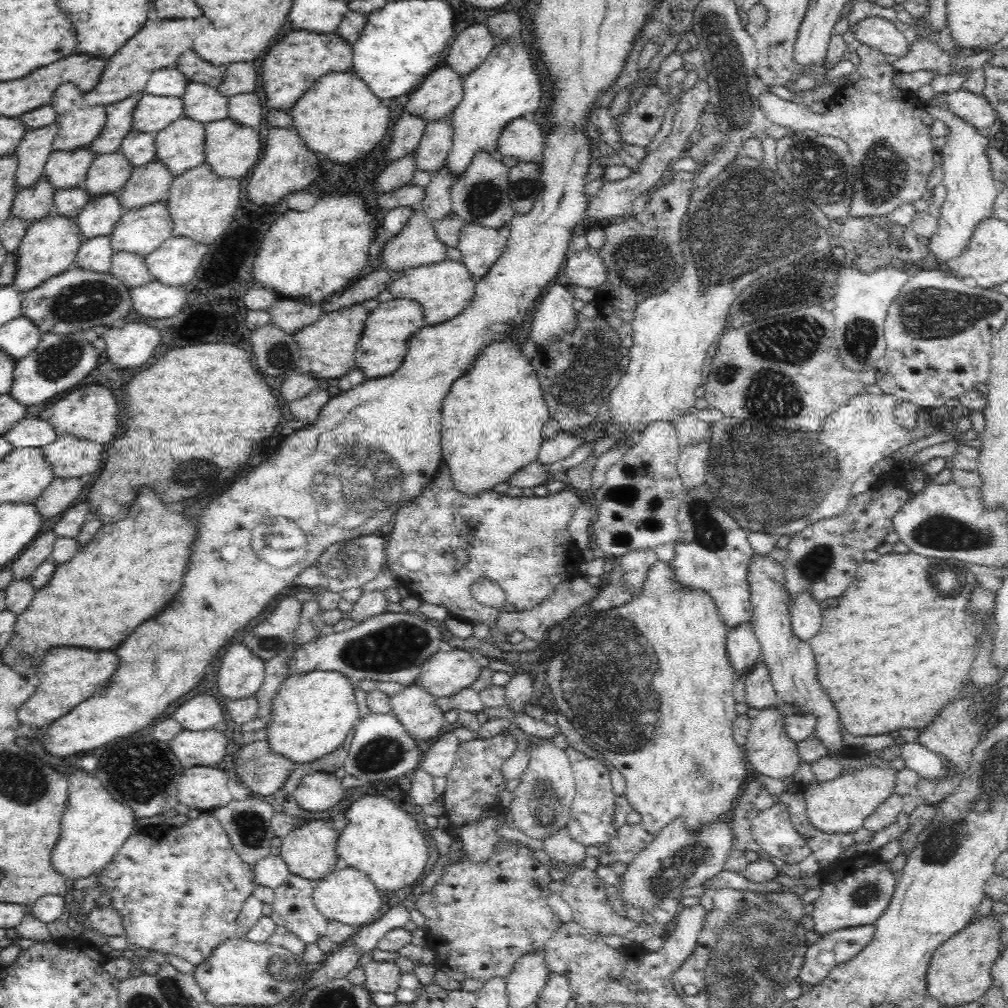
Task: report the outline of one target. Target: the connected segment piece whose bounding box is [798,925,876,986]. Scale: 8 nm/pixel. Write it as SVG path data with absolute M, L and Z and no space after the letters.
M875 925L853 926L820 935L820 938L808 947L804 965L798 981L806 984L820 984L828 974L872 942L876 934Z

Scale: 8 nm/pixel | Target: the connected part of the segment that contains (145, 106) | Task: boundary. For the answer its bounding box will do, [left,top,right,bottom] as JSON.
[132,92,184,133]

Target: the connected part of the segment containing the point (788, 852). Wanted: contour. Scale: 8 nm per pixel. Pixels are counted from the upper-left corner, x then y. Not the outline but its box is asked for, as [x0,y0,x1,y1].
[751,804,813,866]

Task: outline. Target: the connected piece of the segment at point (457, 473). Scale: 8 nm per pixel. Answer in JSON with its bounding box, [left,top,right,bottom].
[441,338,550,496]

